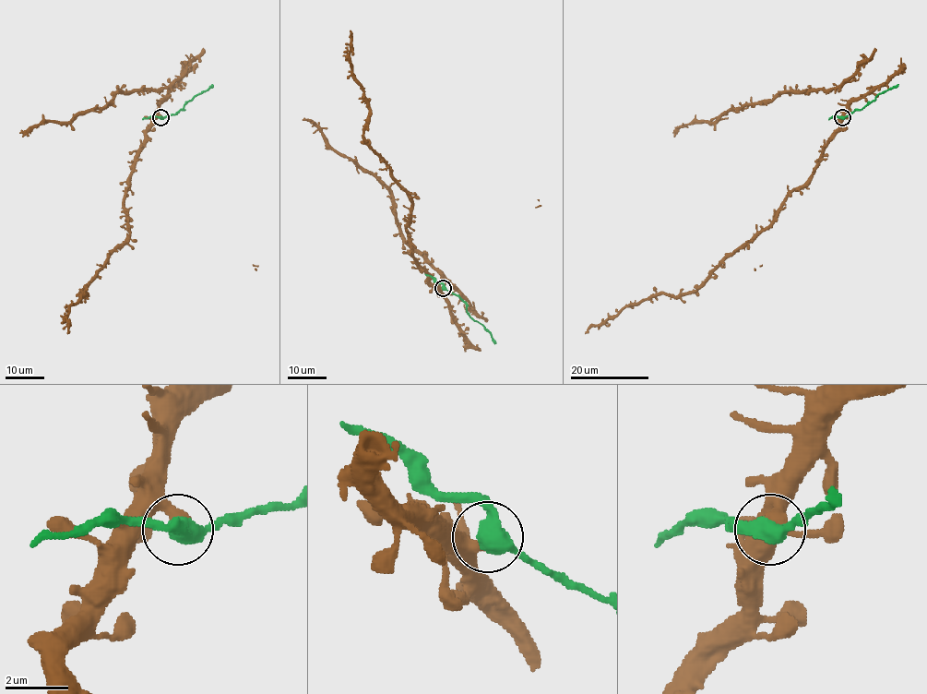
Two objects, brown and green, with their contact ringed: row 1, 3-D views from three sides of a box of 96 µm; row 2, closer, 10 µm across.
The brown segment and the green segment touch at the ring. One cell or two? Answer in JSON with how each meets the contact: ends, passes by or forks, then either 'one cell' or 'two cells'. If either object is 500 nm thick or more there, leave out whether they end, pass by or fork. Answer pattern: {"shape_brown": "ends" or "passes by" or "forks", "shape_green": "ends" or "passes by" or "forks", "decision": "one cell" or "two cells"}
{"decision": "two cells"}

